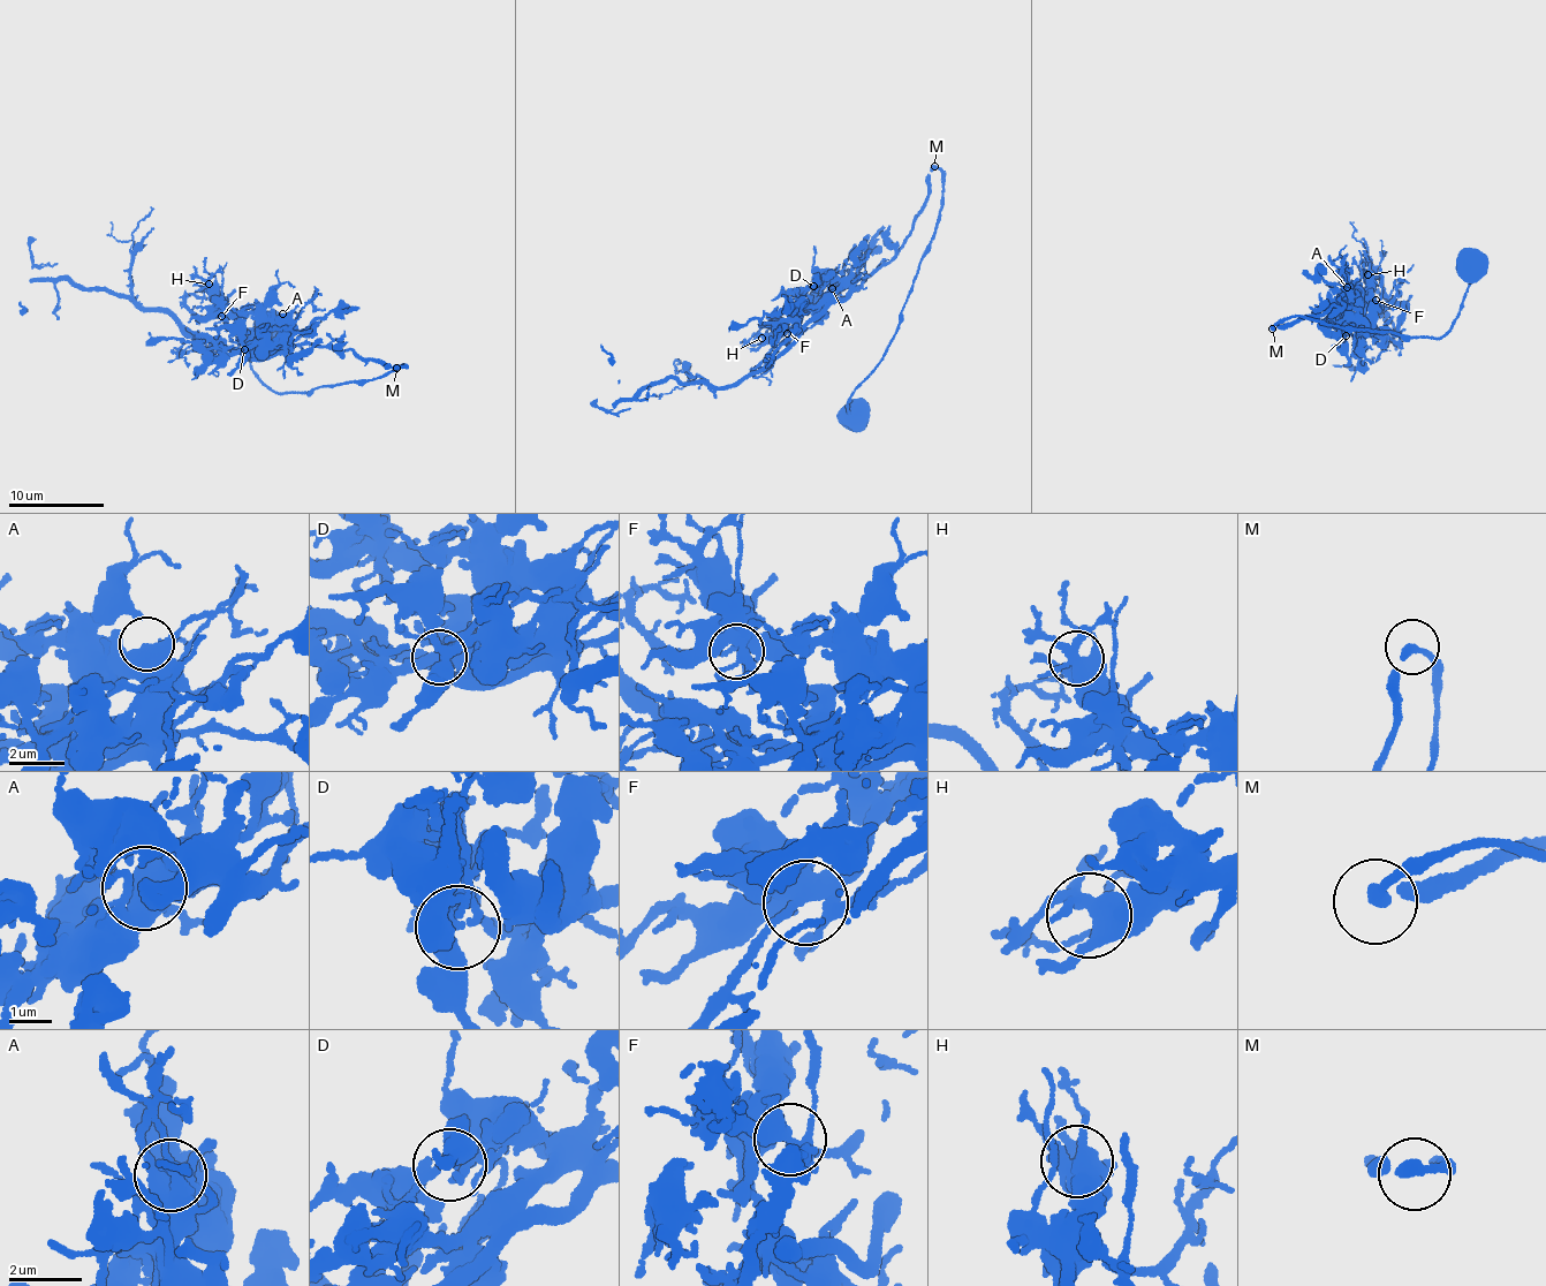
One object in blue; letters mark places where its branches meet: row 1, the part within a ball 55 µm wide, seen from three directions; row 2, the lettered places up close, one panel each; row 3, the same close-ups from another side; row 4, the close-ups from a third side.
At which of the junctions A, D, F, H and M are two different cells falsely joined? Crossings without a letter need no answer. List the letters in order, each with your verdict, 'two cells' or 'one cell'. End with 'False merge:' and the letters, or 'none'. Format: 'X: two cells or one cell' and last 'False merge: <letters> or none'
A: one cell
D: one cell
F: one cell
H: one cell
M: one cell
False merge: none

